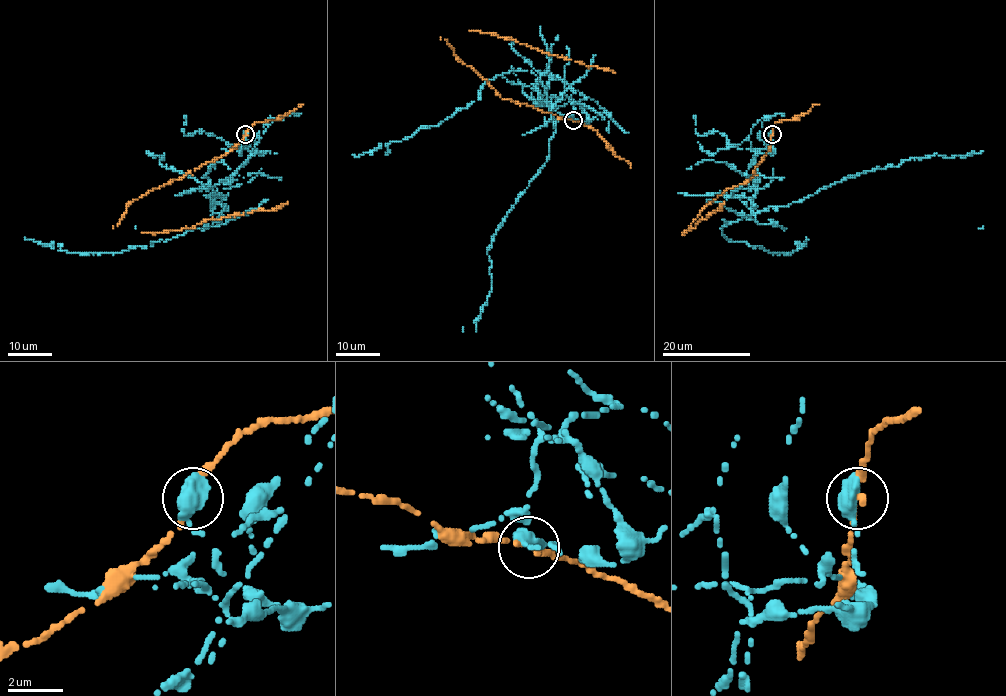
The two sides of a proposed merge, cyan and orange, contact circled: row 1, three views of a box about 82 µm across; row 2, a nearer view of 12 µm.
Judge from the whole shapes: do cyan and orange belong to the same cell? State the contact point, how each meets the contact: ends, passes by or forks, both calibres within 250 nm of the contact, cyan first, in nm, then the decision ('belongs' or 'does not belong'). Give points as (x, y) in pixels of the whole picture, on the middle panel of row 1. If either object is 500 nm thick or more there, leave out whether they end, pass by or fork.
(573, 120) | 700/260 nm | does not belong

